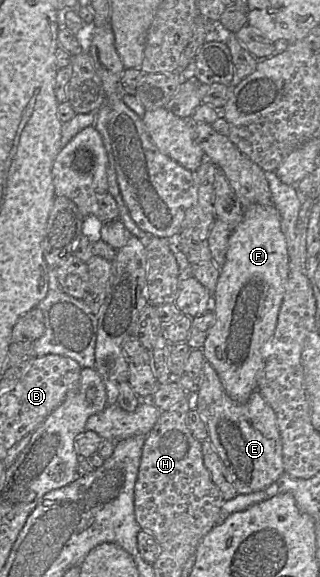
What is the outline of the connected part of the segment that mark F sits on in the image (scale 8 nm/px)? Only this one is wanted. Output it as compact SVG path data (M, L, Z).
M253 204L247 207L244 212L242 221L232 230L228 240L226 261L220 269L220 276L212 298L212 311L215 314L215 323L208 331L208 336L204 342L203 347L201 348L206 361L210 362L217 372L227 395L238 403L246 403L249 400L251 394L258 389L259 379L261 377L261 373L264 369L266 361L262 356L262 348L268 341L271 340L276 328L278 313L280 311L280 307L286 291L286 285L288 282L289 262L290 259L288 255L287 242L285 235L281 230L280 214L278 213L275 206Z

